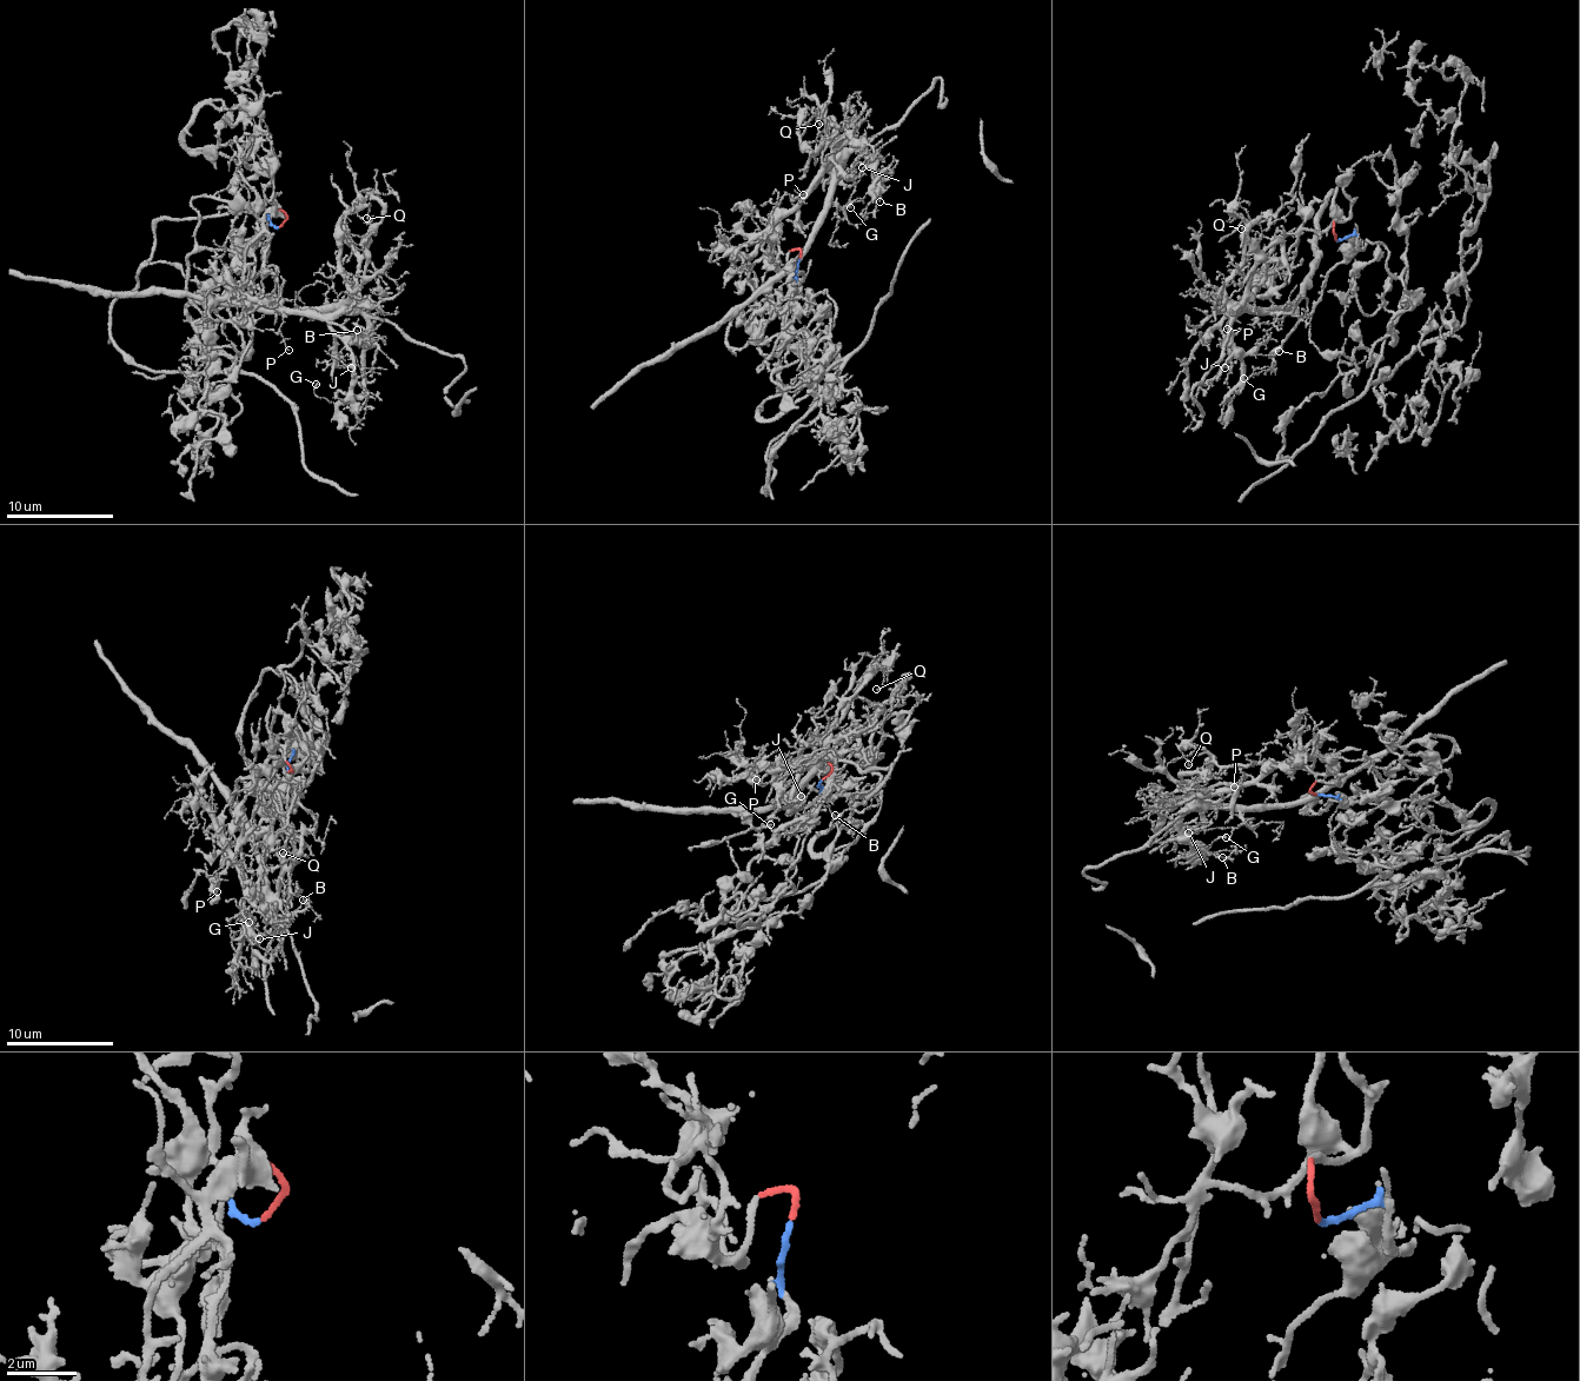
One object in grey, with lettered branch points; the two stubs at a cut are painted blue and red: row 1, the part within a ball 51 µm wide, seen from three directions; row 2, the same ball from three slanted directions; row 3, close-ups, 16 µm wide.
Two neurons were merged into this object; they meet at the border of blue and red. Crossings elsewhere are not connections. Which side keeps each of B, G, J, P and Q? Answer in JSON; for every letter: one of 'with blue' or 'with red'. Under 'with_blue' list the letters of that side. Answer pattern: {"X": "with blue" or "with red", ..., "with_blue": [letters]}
{"B": "with red", "G": "with red", "J": "with red", "P": "with red", "Q": "with red", "with_blue": []}

